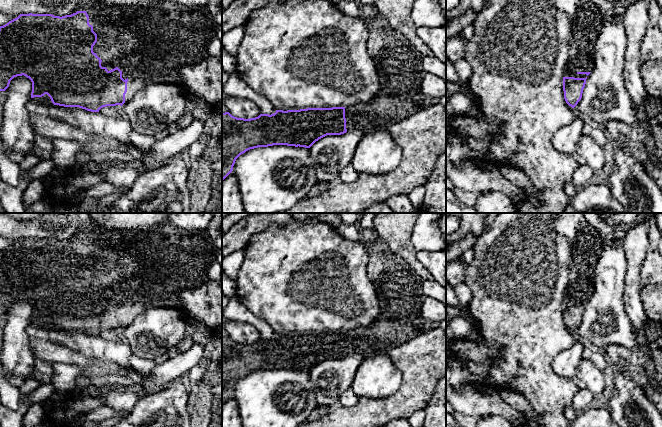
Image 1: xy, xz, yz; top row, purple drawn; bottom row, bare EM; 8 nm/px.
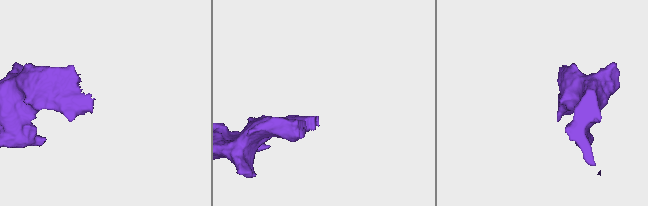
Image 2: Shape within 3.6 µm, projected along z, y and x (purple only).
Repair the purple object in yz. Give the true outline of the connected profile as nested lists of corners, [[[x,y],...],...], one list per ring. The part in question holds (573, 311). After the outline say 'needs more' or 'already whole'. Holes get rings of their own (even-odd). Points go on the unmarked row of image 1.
[[[590,224],[578,228],[572,249],[569,283],[563,300],[566,327],[574,332],[582,322],[587,300],[594,291],[594,270],[603,250],[600,233]]]; needs more

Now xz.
[[[419,316],[404,323],[375,320],[366,327],[347,331],[276,334],[274,338],[260,338],[250,343],[237,342],[229,336],[222,337],[222,406],[232,396],[236,383],[250,373],[273,369],[310,372],[327,359],[341,359],[355,354],[361,354],[364,358],[386,356],[389,349],[436,328],[439,328],[439,322]]]; needs more

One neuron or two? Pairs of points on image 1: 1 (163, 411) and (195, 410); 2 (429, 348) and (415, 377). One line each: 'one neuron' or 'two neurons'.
1: two neurons
2: one neuron

